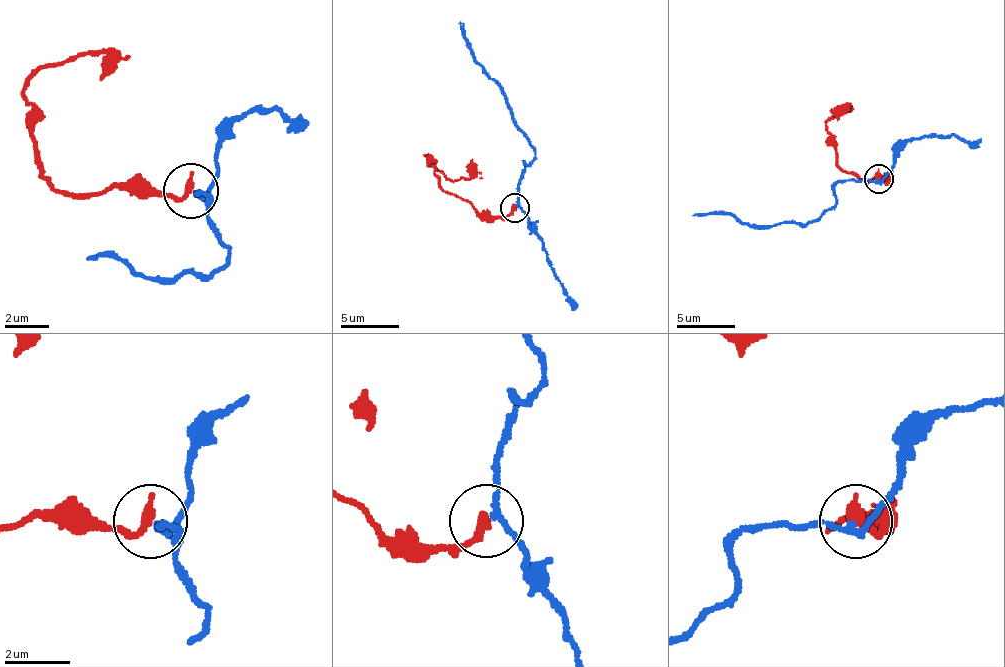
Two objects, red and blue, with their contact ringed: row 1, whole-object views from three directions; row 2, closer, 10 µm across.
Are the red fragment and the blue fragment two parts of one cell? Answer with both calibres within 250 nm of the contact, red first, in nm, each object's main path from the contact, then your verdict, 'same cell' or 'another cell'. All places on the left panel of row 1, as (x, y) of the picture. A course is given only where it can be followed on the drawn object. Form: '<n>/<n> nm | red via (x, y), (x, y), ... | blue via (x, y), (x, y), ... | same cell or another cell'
280/160 nm | red via (192, 192), (60, 192), (44, 175), (22, 87), (77, 54), (104, 54), (110, 65) | blue via (192, 192), (203, 192), (208, 203), (208, 230), (230, 252), (214, 274), (148, 279), (115, 257), (88, 257) | same cell

